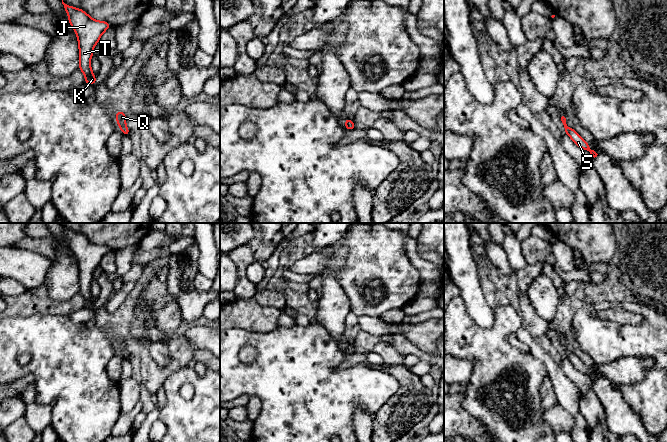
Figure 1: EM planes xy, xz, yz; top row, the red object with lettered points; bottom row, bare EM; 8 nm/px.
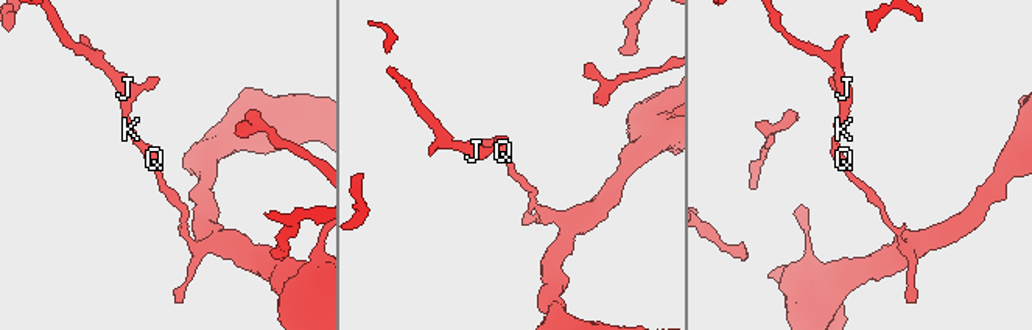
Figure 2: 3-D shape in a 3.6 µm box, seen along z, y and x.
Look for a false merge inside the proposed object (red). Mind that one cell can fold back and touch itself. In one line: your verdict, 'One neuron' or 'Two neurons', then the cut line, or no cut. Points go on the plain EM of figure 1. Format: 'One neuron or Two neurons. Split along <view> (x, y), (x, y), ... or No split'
One neuron. No split

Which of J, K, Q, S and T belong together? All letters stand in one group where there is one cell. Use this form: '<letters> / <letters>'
J K Q S T

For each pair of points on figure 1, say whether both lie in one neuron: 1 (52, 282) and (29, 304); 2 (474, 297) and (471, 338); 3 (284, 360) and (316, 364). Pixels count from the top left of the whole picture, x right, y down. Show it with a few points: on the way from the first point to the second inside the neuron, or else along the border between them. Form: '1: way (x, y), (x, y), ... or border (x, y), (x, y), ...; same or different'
1: border (43, 284), (47, 294), (54, 301), (66, 300); different
2: border (462, 299), (467, 314), (478, 325), (493, 325); different
3: way (292, 363), (308, 364); same

